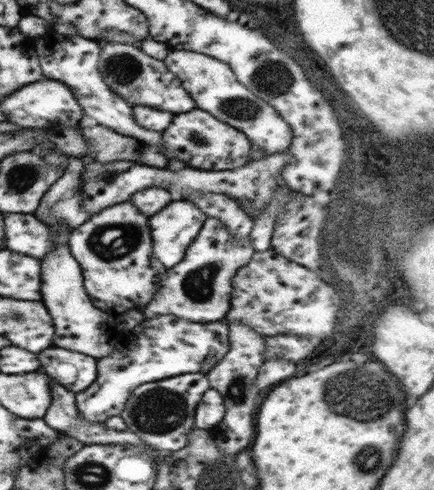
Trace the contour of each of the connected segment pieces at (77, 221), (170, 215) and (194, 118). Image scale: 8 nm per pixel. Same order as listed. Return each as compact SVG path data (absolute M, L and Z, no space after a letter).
M70 157L66 162L63 175L46 191L34 216L48 226L50 222L52 225L62 223L69 229L75 229L90 217L83 209L83 192L80 188L86 161Z
M182 200L170 202L166 208L162 208L162 212L154 214L150 218L153 258L167 269L176 266L184 258L190 244L194 243L194 238L198 237L207 217L207 214L198 206L194 206L193 202L182 202Z
M198 107L173 116L170 126L162 131L162 145L174 159L184 161L188 167L204 171L225 171L244 166L250 161L252 146L242 131L224 124Z

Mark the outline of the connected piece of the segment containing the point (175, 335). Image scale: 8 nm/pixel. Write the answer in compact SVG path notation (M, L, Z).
M158 316L140 322L126 334L110 356L97 362L97 377L82 392L74 394L77 416L86 422L105 422L120 415L130 393L144 383L188 372L208 372L228 352L228 326L224 322L194 324L188 320L174 320L174 316Z

